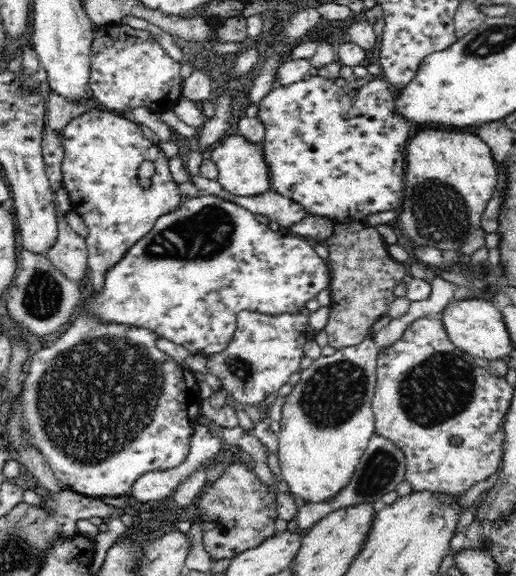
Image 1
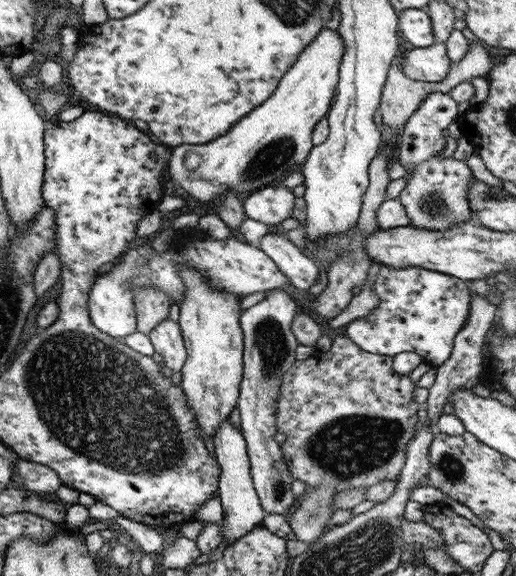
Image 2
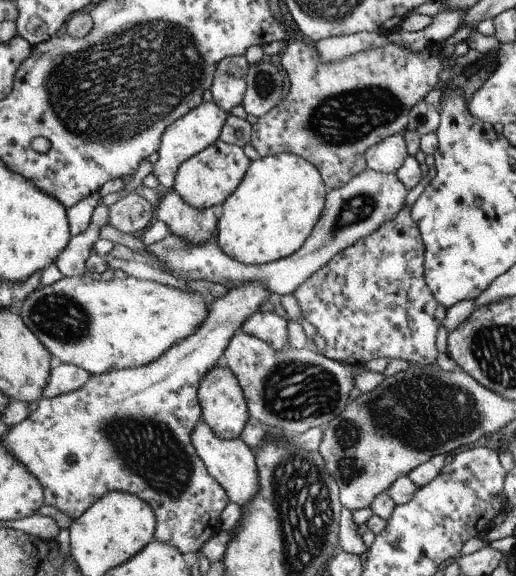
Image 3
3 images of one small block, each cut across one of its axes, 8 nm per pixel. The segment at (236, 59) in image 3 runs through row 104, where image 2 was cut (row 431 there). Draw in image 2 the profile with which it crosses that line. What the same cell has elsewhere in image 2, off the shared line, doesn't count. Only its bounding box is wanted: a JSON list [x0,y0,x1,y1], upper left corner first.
[213,418,265,543]

